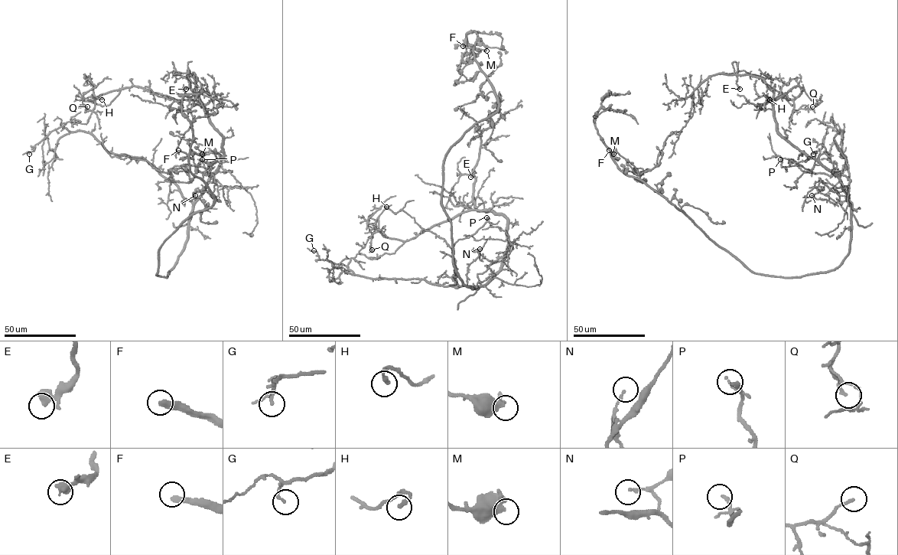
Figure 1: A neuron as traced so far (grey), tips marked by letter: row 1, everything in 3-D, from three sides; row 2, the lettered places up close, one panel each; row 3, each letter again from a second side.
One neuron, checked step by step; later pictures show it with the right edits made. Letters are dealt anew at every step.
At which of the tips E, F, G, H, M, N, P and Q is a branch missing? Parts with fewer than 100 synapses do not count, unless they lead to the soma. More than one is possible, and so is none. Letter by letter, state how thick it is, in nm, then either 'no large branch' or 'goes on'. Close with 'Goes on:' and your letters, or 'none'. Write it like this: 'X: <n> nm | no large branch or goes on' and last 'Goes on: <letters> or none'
E: 550 nm | no large branch
F: 360 nm | goes on
G: 140 nm | no large branch
H: 240 nm | no large branch
M: 400 nm | no large branch
N: 150 nm | no large branch
P: 200 nm | no large branch
Q: 150 nm | no large branch
Goes on: F

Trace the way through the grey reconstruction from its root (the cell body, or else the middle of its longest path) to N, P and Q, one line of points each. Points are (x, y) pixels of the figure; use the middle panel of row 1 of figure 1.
N: (457, 272), (466, 286), (476, 288), (467, 285), (466, 273), (467, 267), (478, 256), (479, 249)
P: (457, 272), (466, 286), (476, 288), (456, 285), (452, 246), (459, 239), (473, 235), (488, 220), (486, 217)
Q: (457, 272), (478, 288), (499, 270), (503, 216), (466, 210), (405, 241), (378, 231), (372, 249)

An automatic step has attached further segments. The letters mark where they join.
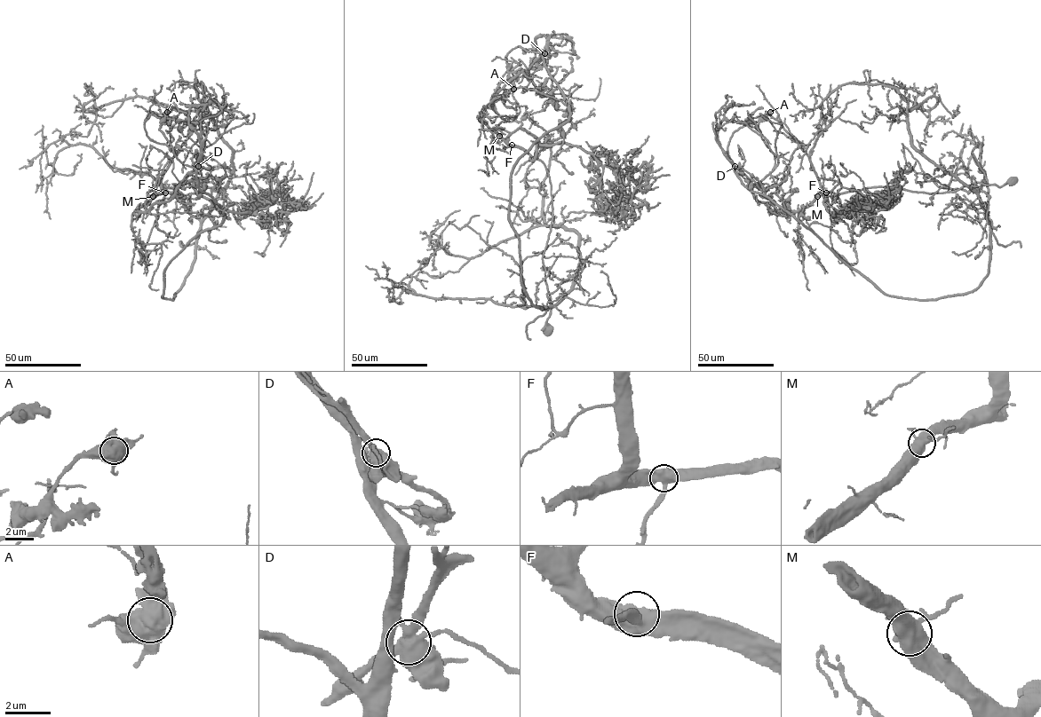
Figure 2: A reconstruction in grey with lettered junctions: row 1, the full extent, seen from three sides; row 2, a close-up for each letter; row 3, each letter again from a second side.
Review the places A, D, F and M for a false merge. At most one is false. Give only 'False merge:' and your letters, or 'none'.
False merge: D

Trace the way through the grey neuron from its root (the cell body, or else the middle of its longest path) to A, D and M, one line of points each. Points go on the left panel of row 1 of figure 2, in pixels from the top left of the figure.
A: (202, 180), (199, 193), (205, 186), (162, 193), (175, 152), (144, 122), (168, 112)
D: (202, 180), (196, 193), (202, 192), (205, 186), (159, 193), (137, 209), (167, 201), (199, 166)
M: (202, 180), (200, 185), (205, 185), (199, 187), (199, 193), (205, 186), (187, 194), (162, 193), (153, 196)

